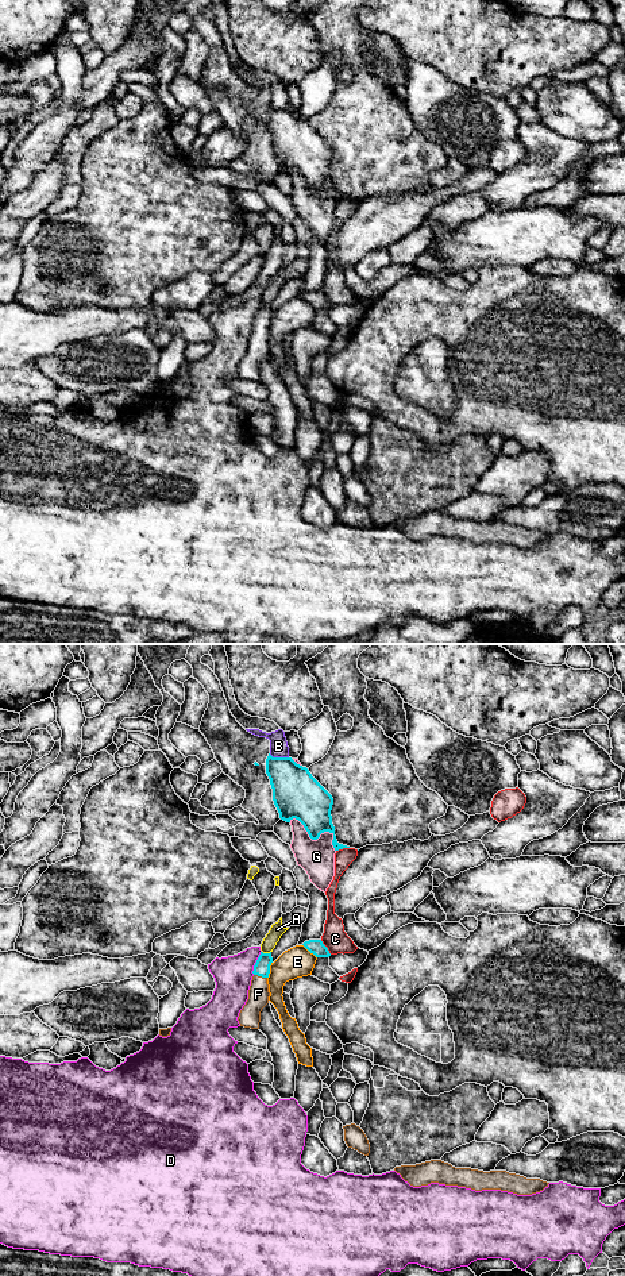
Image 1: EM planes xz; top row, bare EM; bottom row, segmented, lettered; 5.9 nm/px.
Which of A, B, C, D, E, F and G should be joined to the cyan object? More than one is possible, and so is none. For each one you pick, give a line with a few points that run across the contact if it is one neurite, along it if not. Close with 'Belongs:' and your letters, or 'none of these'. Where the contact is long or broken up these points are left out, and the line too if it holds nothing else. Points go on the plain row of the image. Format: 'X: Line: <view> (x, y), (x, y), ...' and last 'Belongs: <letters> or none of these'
F: Line: xz (262, 319), (261, 327), (258, 346)
Belongs: F

